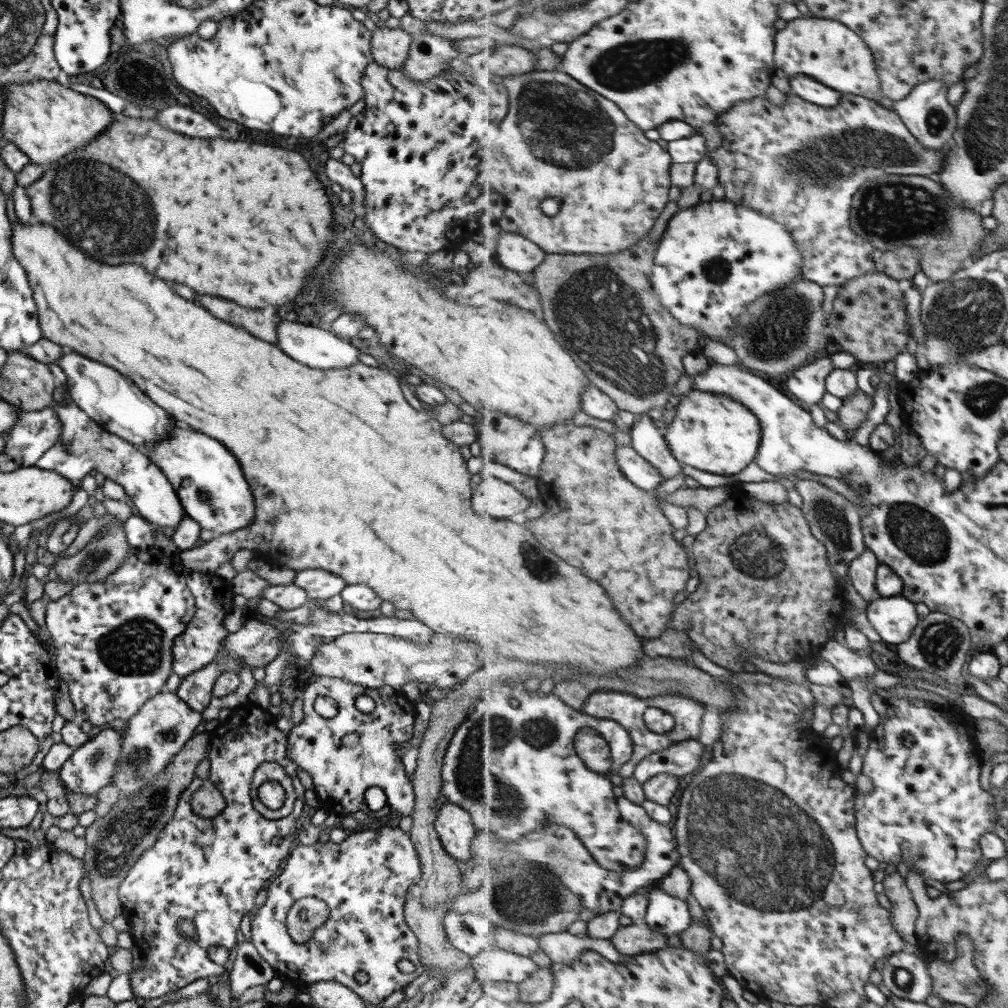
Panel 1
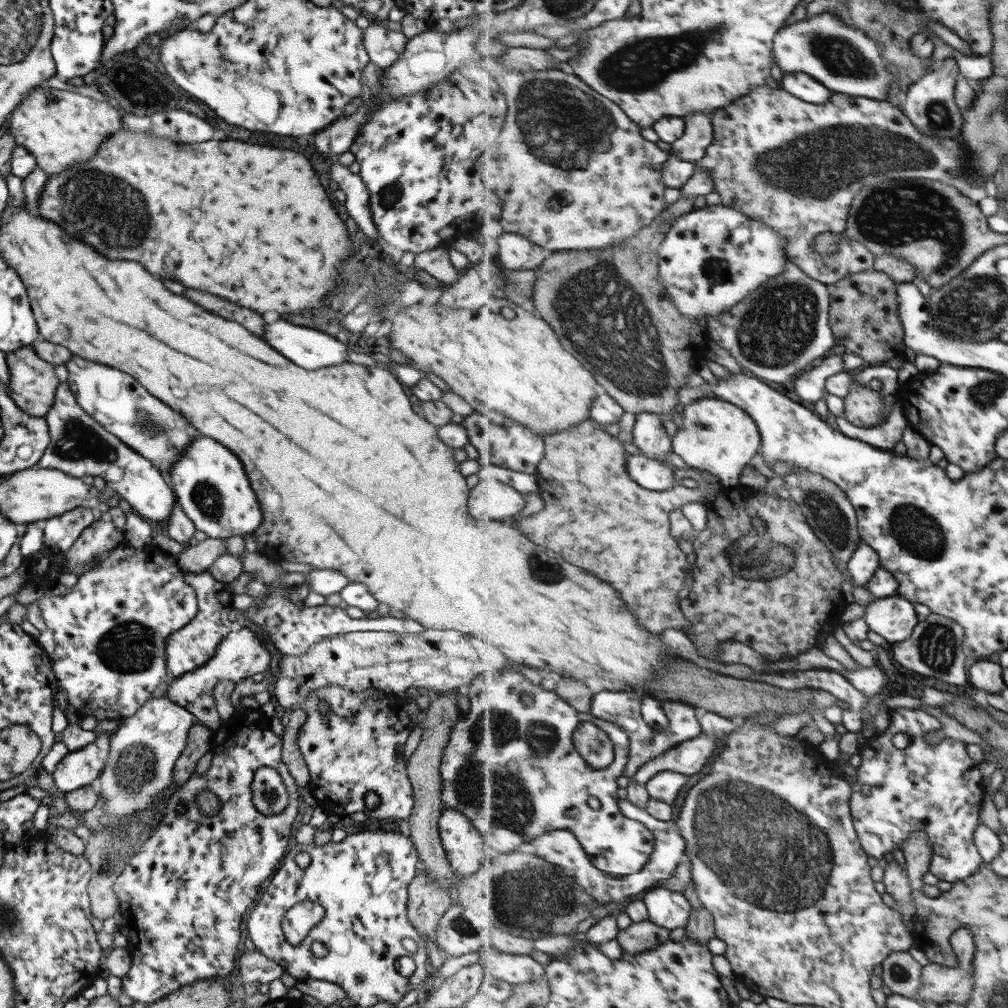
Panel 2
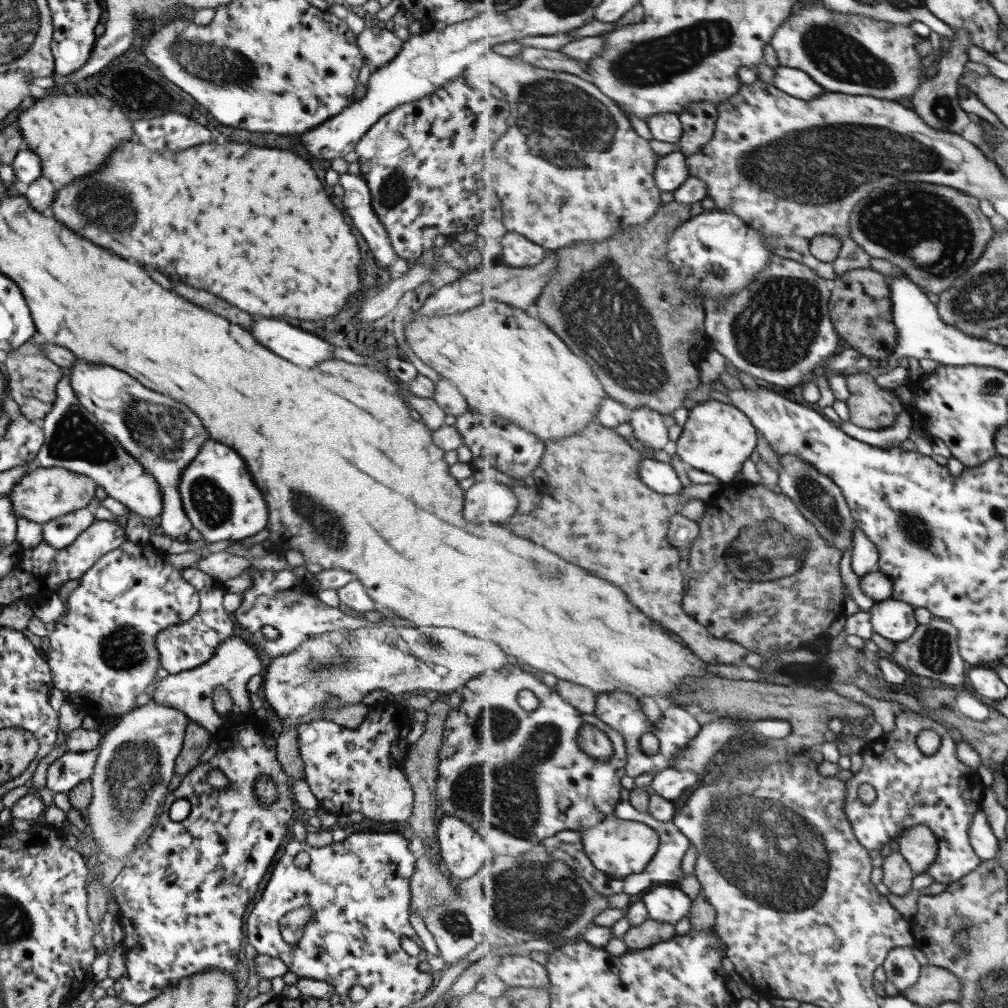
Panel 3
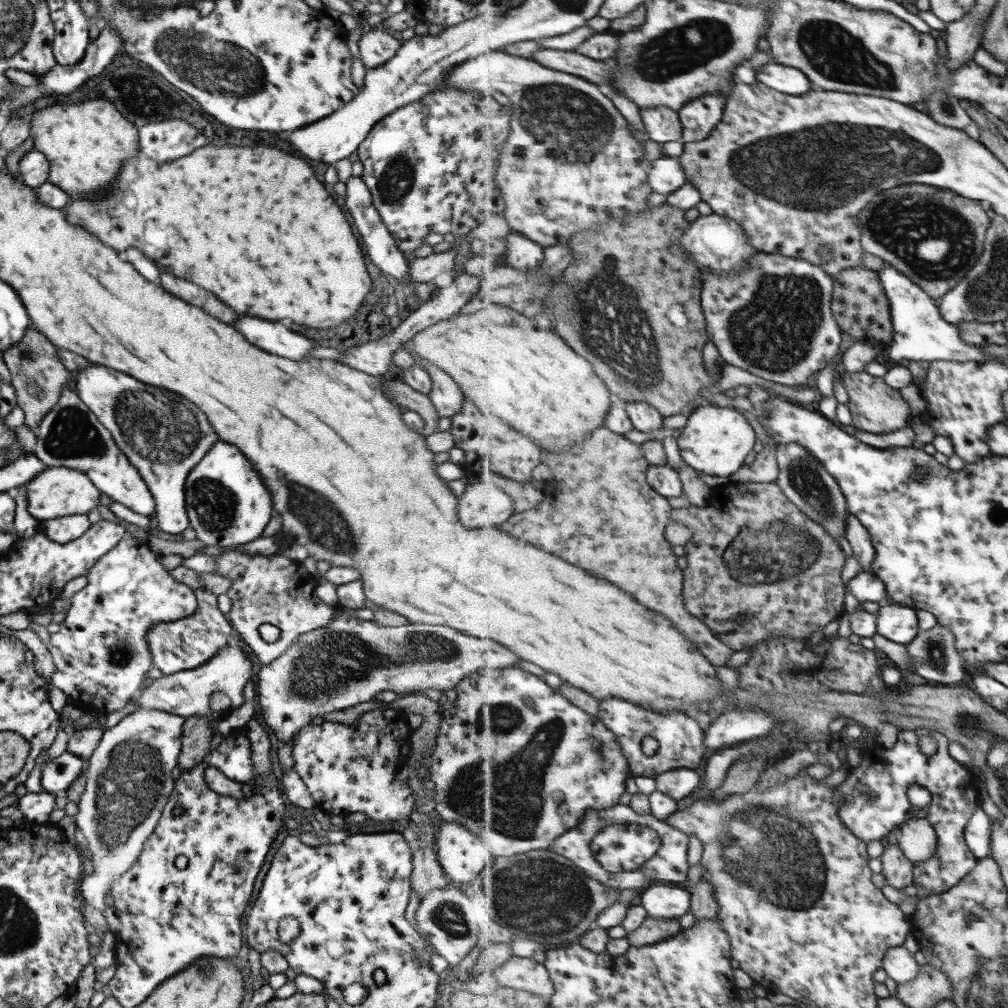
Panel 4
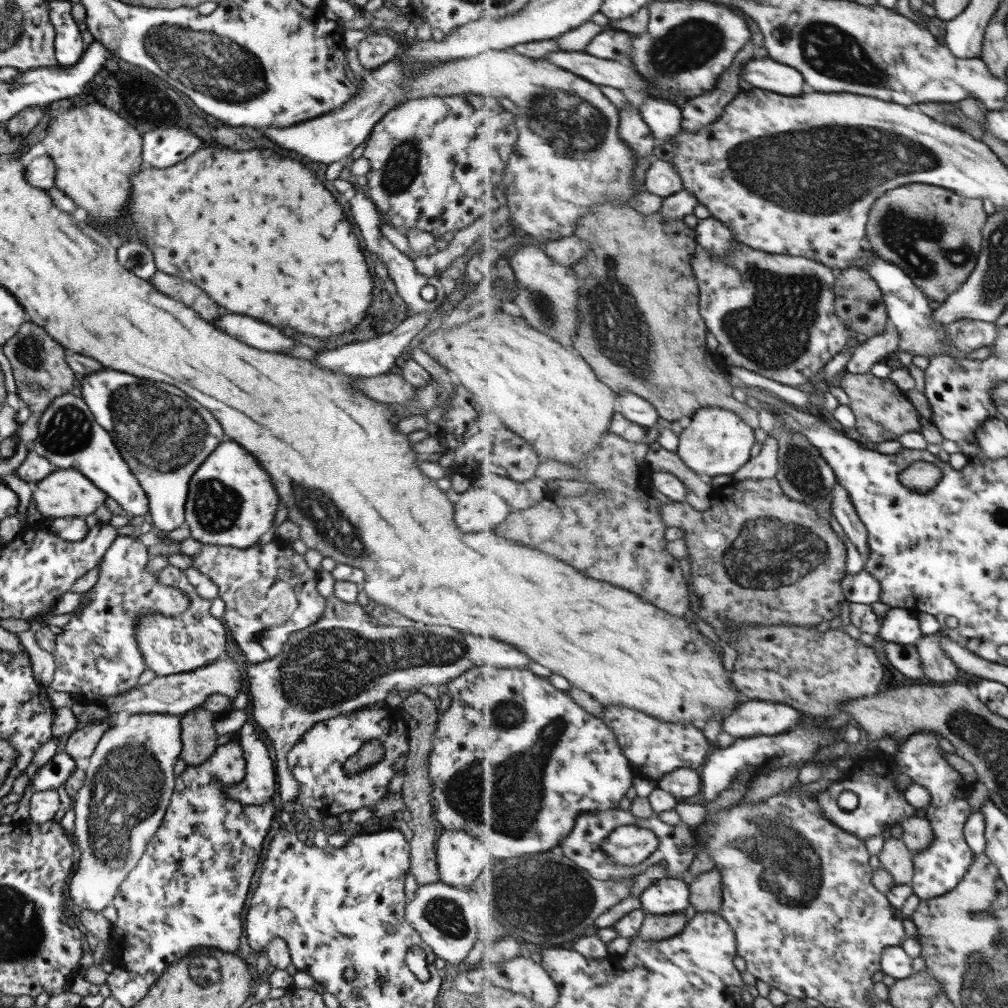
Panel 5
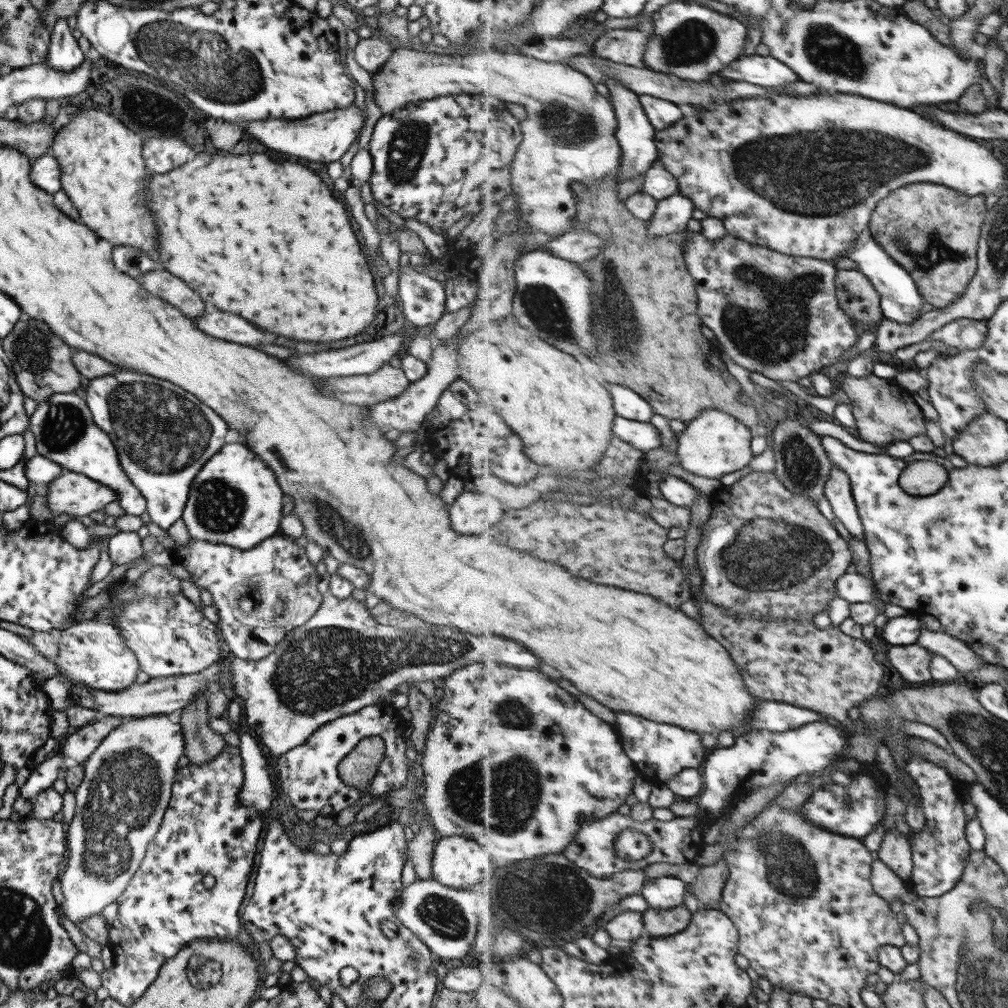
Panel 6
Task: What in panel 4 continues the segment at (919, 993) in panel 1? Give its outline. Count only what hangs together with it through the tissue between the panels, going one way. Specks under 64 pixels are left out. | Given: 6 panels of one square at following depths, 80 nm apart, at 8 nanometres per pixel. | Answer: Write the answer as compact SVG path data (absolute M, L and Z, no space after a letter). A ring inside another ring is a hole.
M903 946L890 948L883 959L883 969L886 974L899 984L911 982L921 968L913 954Z

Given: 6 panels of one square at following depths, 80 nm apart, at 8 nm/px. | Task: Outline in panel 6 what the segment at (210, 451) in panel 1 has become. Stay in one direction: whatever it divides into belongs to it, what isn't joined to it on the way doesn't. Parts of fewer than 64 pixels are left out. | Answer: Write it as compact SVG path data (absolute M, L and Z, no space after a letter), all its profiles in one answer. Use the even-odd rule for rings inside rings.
M225 444L198 469L180 518L191 539L249 550L278 530L283 495L273 472L247 446Z

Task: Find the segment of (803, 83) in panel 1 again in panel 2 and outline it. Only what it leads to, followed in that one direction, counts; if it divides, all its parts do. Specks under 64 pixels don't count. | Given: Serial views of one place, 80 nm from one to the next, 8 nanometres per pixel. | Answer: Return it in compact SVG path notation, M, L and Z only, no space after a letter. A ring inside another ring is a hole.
M785 72L780 88L810 103L826 103L833 94L832 90L806 72Z

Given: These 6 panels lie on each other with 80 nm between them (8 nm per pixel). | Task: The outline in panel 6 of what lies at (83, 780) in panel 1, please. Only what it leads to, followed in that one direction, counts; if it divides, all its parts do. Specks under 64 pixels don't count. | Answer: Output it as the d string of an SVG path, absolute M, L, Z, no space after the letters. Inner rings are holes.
M54 751L44 761L30 769L29 778L25 780L23 786L18 788L18 796L32 800L36 794L43 792L45 789L53 788L57 780L63 779L62 766L62 755Z

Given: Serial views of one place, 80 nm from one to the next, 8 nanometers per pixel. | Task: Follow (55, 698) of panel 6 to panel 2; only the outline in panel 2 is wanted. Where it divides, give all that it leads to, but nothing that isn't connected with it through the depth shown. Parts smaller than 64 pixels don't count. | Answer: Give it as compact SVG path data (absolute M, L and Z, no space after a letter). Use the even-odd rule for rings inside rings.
M122 543L113 549L96 567L77 576L77 582L63 596L48 596L43 592L33 596L36 605L39 607L40 617L43 619L46 629L52 631L55 648L53 648L53 653L48 655L48 658L58 686L65 690L69 708L81 719L85 716L92 716L97 721L112 719L118 722L119 720L129 718L151 698L151 693L166 679L165 640L173 632L181 630L181 627L185 626L195 616L198 608L196 594L191 586L183 580L183 571L176 565L174 557L160 552L150 544L133 548Z

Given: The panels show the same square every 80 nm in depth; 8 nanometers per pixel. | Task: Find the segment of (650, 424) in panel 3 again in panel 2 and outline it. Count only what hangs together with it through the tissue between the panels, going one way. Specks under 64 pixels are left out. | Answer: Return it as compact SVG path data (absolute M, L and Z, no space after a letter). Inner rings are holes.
M645 411L636 415L632 436L635 446L652 459L662 461L667 452L673 452L672 437L657 413Z

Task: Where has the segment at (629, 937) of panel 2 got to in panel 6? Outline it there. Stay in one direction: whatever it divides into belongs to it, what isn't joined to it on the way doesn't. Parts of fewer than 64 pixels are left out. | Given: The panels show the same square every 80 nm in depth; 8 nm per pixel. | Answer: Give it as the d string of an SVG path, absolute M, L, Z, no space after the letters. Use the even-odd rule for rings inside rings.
M684 903L668 909L650 907L644 913L645 932L649 938L683 932L692 922L692 916Z

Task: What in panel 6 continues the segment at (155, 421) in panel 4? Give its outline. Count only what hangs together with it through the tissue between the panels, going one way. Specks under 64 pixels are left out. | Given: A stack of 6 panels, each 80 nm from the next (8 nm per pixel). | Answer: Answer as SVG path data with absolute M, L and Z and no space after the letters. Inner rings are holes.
M139 372L88 379L84 401L93 422L111 439L121 470L145 499L146 523L169 528L181 516L198 469L223 446L225 422L179 386Z

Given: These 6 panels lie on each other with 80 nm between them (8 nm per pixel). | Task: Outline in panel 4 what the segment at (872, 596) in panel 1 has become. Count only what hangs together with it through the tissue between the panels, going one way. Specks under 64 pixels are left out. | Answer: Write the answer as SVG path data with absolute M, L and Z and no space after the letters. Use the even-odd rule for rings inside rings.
M849 510L846 526L846 539L852 547L855 558L859 560L859 571L870 571L872 560L876 557L876 548L869 530L865 525Z

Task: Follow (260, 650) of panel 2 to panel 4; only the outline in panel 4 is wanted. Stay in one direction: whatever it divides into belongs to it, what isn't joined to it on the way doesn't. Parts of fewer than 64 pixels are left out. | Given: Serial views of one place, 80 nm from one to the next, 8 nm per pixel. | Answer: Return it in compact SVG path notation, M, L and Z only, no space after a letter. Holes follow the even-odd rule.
M236 643L227 644L215 653L215 657L211 657L202 666L147 681L141 692L132 701L138 709L159 710L175 714L183 719L191 718L191 716L205 718L208 725L215 731L215 722L218 716L209 709L210 697L215 692L223 693L229 698L231 708L239 708L241 704L244 704L242 690L245 688L245 684L250 682L251 674L253 674L253 666L249 662L247 654Z

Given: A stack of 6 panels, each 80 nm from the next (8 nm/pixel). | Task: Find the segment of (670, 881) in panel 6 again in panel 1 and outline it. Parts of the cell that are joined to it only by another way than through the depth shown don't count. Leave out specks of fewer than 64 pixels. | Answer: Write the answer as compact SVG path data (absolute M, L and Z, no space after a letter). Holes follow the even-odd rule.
M651 888L649 892L649 904L647 915L643 921L655 930L671 934L681 934L691 924L691 912L689 904L682 898L671 896L661 888Z

